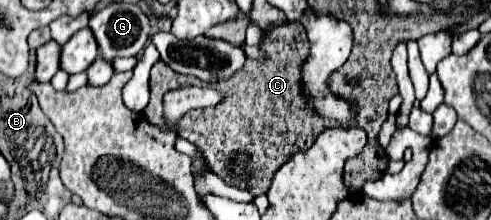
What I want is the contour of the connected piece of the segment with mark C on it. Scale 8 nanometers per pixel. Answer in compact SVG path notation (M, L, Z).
M287 22L271 28L263 34L261 46L265 60L247 58L237 76L217 84L225 90L223 106L191 110L177 124L179 138L195 144L209 168L221 176L227 184L253 192L255 196L265 194L271 186L271 178L295 152L307 150L321 130L333 126L333 120L317 116L309 108L307 96L301 88L301 66L309 56L307 32L297 22Z

